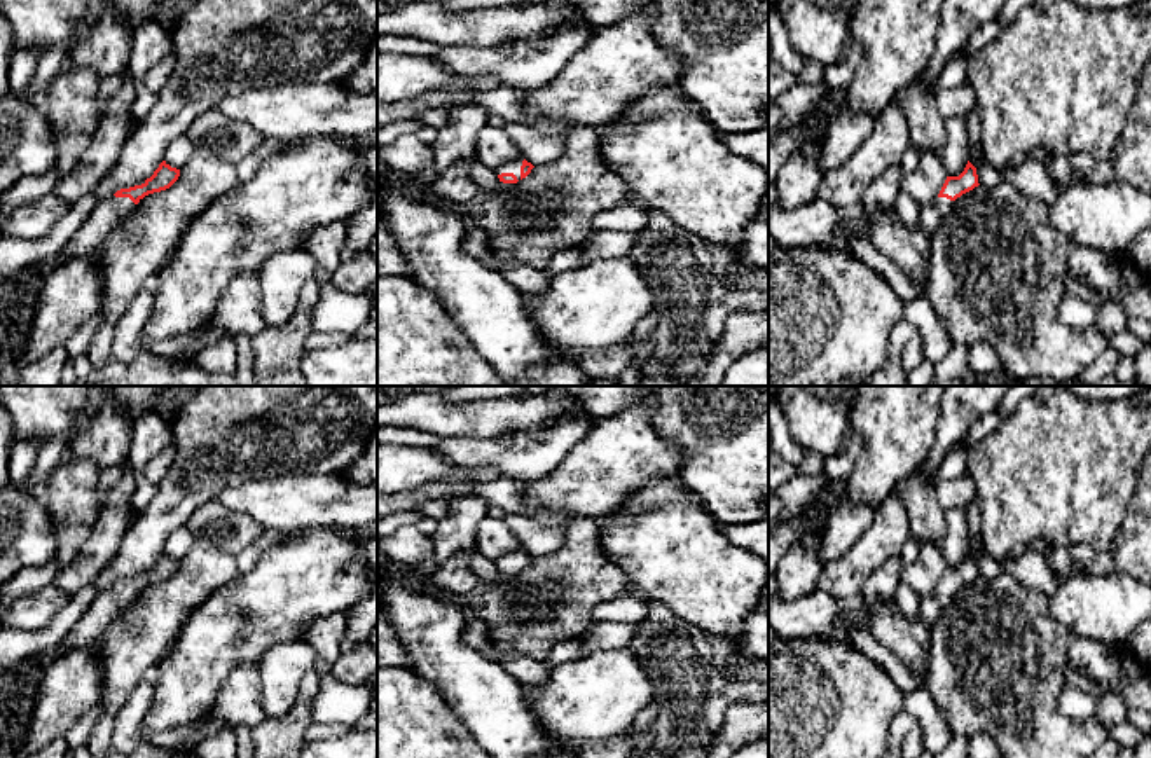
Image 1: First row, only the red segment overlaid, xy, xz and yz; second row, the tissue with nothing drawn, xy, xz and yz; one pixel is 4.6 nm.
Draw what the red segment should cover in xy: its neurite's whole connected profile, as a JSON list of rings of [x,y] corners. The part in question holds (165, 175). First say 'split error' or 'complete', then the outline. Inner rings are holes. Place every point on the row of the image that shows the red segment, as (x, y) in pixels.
split error; [[[162,161],[154,175],[141,185],[121,189],[110,199],[98,203],[52,262],[37,264],[30,269],[45,276],[52,265],[65,258],[84,257],[84,253],[103,241],[145,196],[169,189],[178,176],[180,169]]]

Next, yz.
split error; [[[968,161],[964,171],[959,176],[947,176],[938,197],[924,208],[917,225],[931,236],[952,210],[957,197],[978,187],[976,168]]]

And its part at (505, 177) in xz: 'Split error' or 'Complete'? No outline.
Split error

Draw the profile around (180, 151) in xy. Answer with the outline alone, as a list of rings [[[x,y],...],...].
[[[187,133],[180,134],[176,140],[173,140],[166,152],[164,161],[171,168],[182,169],[185,162],[190,161],[190,157],[196,154],[196,147],[189,141]]]

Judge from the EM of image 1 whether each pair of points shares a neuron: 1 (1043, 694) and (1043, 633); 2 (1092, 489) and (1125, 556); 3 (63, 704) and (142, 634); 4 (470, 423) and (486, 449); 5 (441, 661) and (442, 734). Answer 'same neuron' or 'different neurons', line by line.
1: same neuron
2: different neurons
3: different neurons
4: different neurons
5: different neurons

